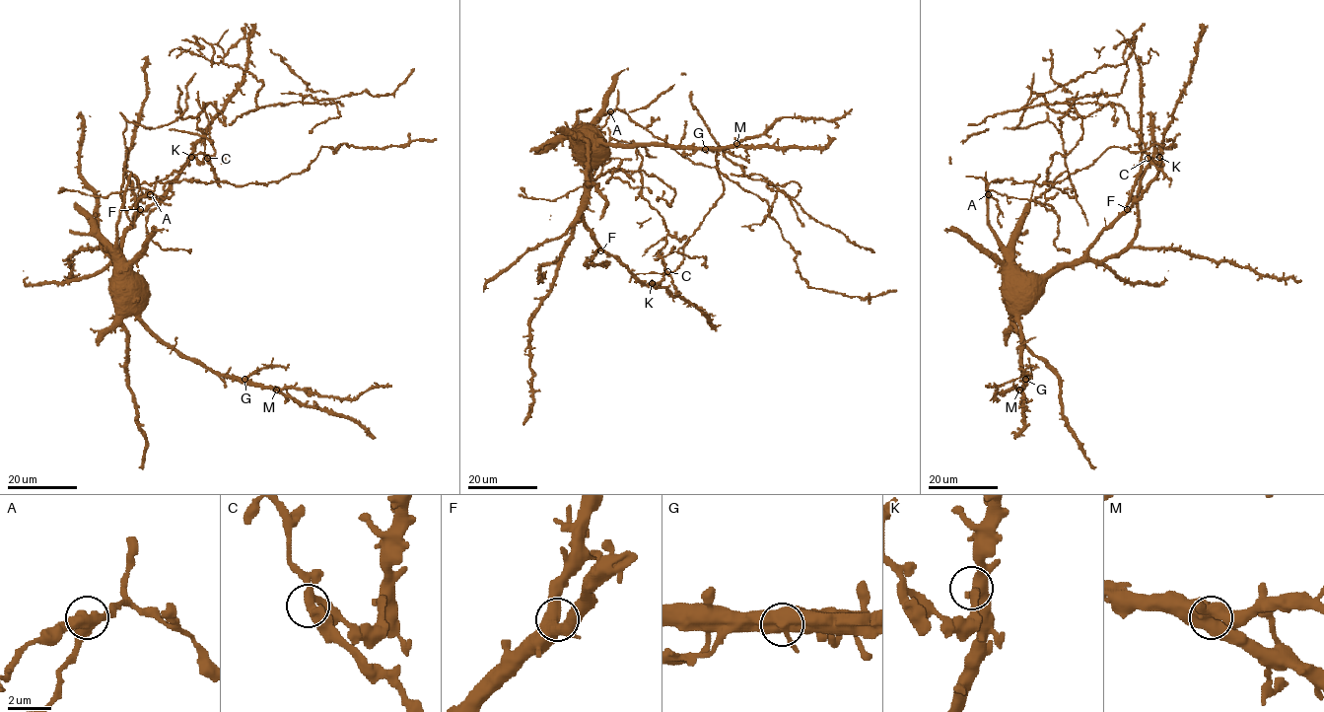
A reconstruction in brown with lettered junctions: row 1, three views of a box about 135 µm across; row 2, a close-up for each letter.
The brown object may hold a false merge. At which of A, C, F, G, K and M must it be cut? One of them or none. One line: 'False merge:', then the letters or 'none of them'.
False merge: G

